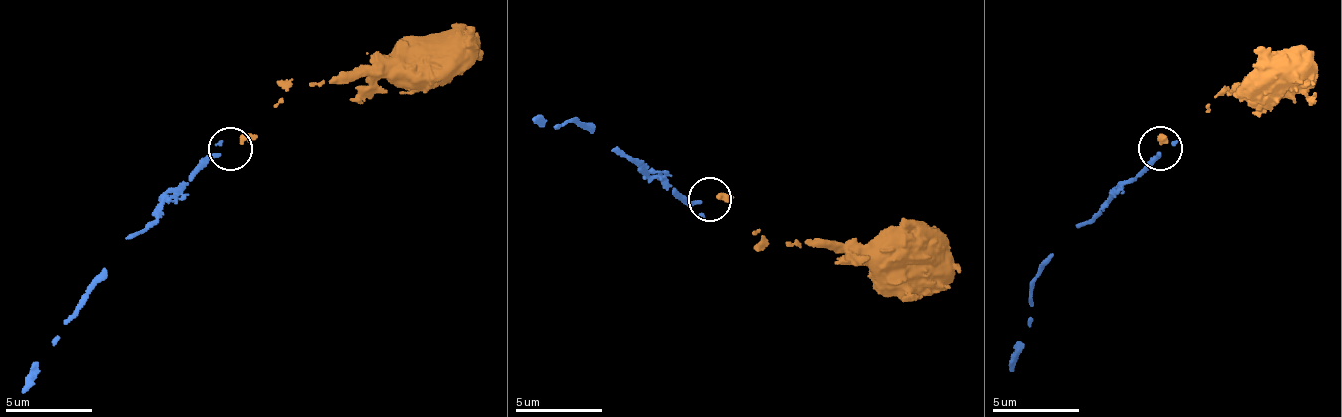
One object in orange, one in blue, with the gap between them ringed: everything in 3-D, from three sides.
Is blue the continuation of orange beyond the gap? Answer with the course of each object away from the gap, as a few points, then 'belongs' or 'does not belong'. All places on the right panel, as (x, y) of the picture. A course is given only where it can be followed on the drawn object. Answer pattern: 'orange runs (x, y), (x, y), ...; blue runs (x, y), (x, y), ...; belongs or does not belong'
orange runs (1162, 143), (1166, 135), (1206, 110), (1223, 90), (1273, 95), (1304, 74), (1307, 62); blue runs (1158, 151), (1153, 163), (1090, 220), (1082, 224), (1033, 278), (1028, 324), (1008, 370); belongs

